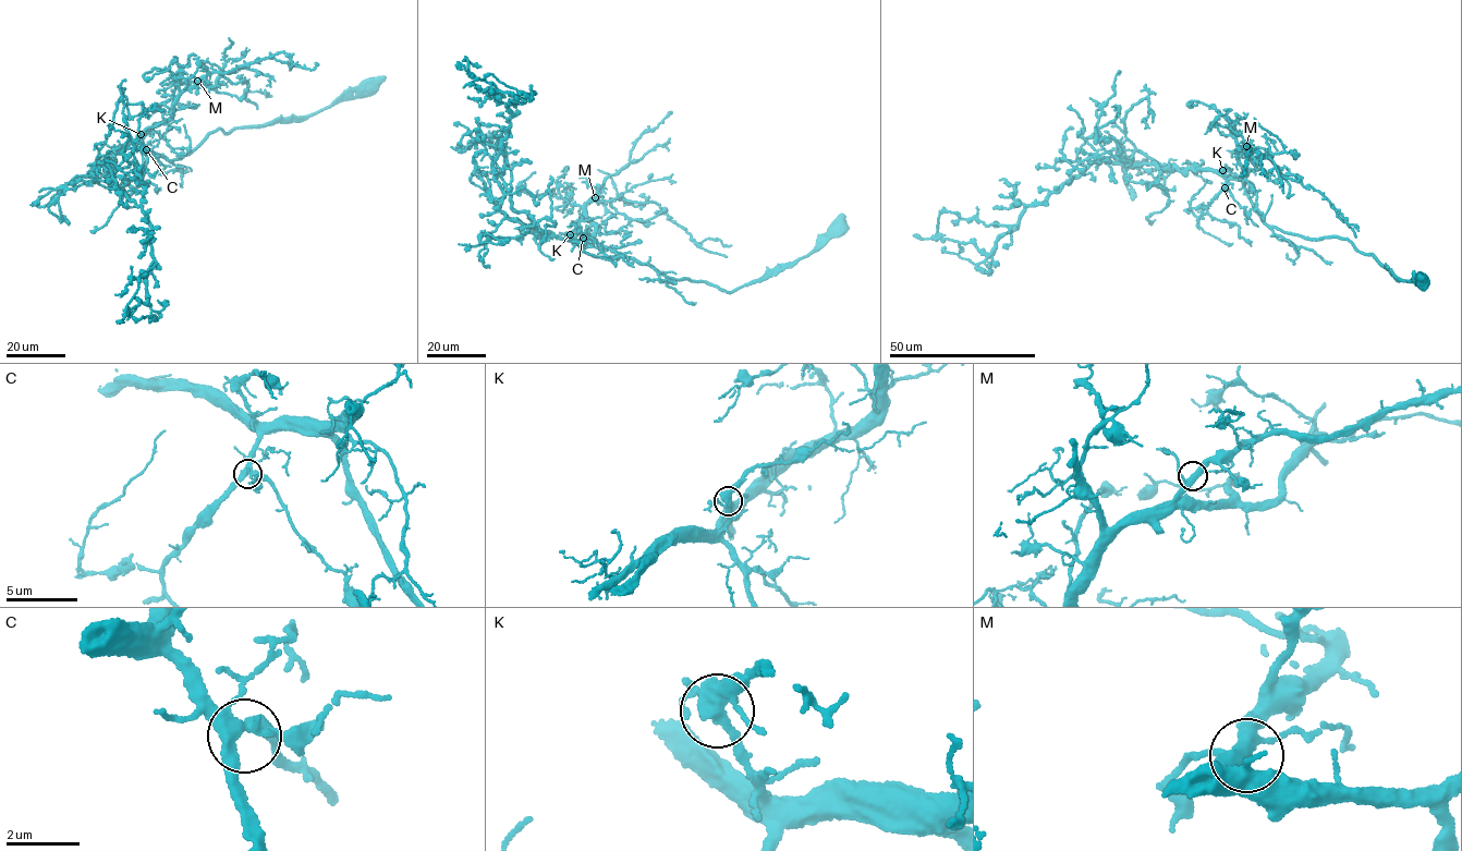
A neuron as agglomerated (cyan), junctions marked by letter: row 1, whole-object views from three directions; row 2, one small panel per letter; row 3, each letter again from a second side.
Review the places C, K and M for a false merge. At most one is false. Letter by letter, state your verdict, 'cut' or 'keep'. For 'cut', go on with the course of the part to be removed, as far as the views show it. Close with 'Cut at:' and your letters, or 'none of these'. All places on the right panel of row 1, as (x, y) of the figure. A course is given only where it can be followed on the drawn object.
C: keep
K: keep
M: keep
Cut at: none of these

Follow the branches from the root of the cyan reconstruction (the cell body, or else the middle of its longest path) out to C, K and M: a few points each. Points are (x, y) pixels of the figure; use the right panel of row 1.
C: (1422, 281), (1413, 276), (1399, 278), (1340, 236), (1312, 239), (1269, 227), (1244, 183), (1230, 179), (1225, 187)
K: (1422, 281), (1413, 276), (1399, 278), (1340, 236), (1312, 239), (1269, 227), (1244, 183), (1222, 170)
M: (1422, 281), (1399, 278), (1344, 239), (1301, 236), (1262, 220), (1241, 179), (1238, 153), (1246, 146)

